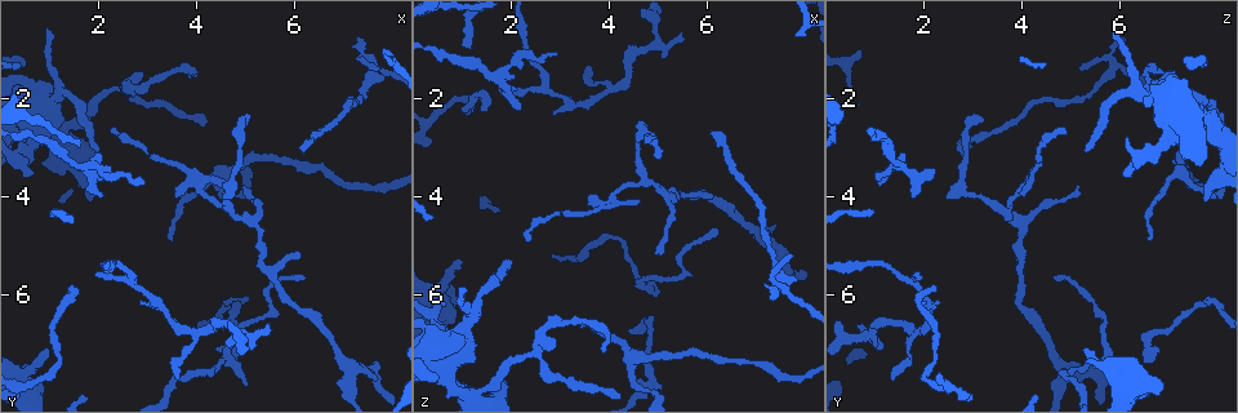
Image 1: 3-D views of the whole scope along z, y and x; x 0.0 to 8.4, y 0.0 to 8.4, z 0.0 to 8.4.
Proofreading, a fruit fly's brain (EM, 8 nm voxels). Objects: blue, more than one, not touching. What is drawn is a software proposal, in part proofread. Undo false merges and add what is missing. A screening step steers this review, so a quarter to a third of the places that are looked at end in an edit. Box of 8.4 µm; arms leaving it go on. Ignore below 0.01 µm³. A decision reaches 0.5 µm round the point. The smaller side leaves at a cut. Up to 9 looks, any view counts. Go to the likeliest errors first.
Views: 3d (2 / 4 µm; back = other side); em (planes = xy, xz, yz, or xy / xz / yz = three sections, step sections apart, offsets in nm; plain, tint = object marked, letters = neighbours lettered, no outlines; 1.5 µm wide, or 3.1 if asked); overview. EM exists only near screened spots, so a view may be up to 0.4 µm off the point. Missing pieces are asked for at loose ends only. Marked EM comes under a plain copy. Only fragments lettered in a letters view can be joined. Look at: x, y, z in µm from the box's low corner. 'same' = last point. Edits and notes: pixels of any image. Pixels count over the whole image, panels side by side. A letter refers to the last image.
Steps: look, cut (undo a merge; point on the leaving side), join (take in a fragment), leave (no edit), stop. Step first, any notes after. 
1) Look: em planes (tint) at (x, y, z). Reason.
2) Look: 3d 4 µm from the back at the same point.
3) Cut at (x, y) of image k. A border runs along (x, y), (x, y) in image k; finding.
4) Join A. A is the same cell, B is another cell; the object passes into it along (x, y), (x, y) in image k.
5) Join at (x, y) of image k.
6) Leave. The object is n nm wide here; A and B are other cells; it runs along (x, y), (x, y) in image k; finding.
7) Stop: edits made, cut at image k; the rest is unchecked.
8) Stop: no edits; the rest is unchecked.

Look: 3d 4 µm at (2.10, 3.95, 1.80). Branch stops here.

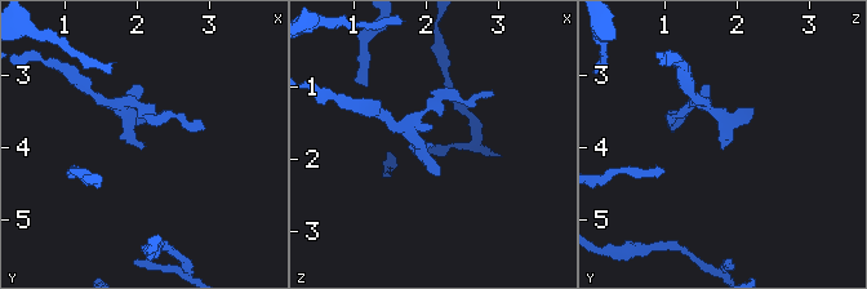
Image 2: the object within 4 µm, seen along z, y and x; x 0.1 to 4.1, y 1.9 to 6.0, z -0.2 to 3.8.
Look: em planes (letters) at (2.10, 4.00, 1.85).

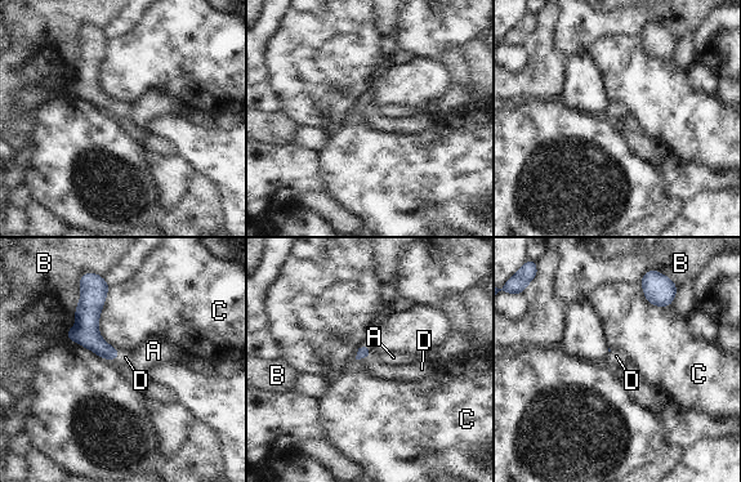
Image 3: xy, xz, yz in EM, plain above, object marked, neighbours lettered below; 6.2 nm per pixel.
Join D. D is the same cell, A, B and C are other cells; the cell continues.

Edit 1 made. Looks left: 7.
Look: 3d 4 µm from the back at (6.15, 5.15, 4.00). Tapers out.

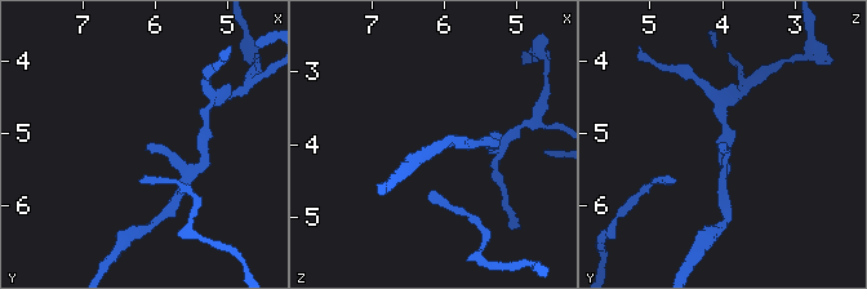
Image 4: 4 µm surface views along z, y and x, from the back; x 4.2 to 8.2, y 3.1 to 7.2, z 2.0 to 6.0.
Look: em yz step 8 (tint) at (6.10, 5.15, 4.00).

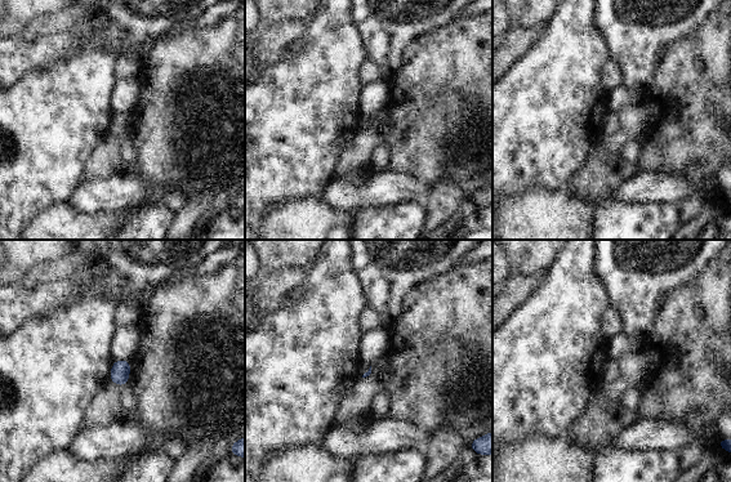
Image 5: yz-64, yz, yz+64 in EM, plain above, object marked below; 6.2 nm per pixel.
Look: em planes (letters) at the same point. Another direction.

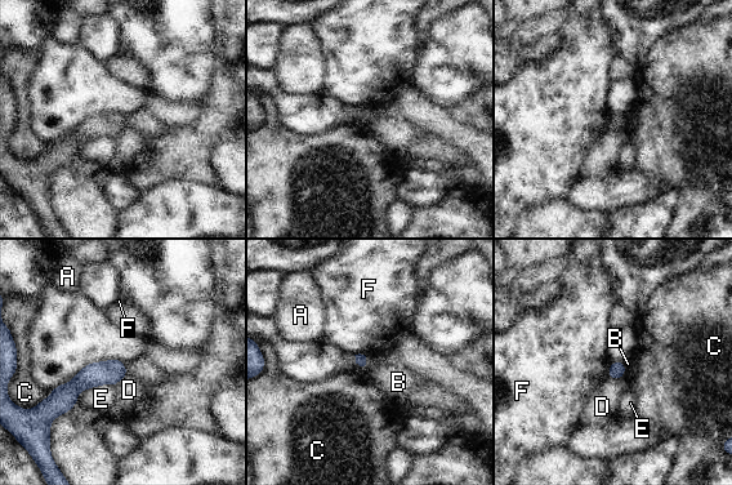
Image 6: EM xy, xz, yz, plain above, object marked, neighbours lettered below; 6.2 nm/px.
Leave. A, B, C, D, E and F are other cells; it runs along (121, 366), (80, 381), (57, 403) in image 6; no lettered fragment goes on from it.

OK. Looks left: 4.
Look: 3d 2 µm at (7.25, 0.80, 6.10). Branch stops here.

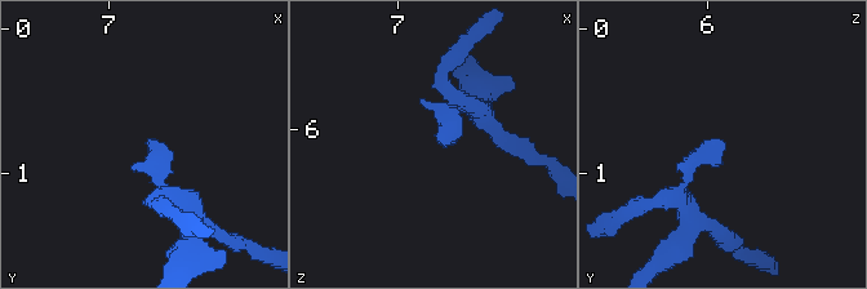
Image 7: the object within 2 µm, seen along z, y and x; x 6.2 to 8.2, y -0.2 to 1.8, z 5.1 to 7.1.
Look: em planes (letters) at (7.28, 0.80, 6.08). Shape alone is not enough.

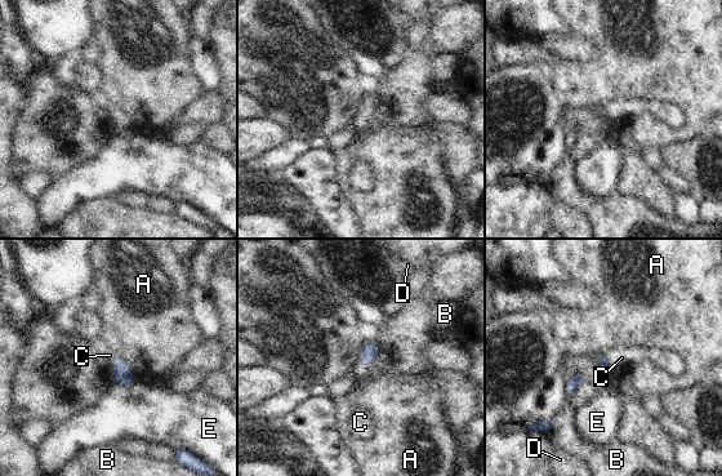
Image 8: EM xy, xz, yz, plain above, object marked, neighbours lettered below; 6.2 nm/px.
Join C. C is the same cell, A, B, D and E are other cells; the object passes into it along (370, 350), (364, 364), (359, 370) in image 8; it goes on there.

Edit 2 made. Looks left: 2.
Look: em planes (letters) at (0.65, 3.05, 6.80). Thick turns thin.

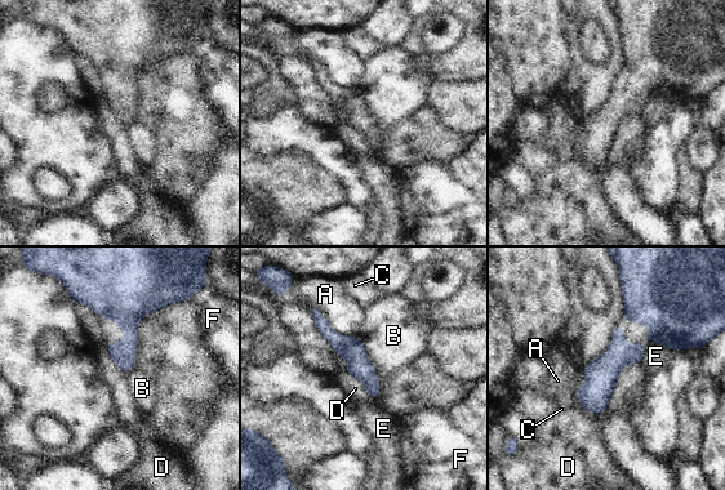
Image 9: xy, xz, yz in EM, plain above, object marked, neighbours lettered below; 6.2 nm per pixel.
Leave. The longest contact is with D, 480 nm; A, B, C, D, E and F are other cells; a border runs along (363, 343), (379, 386) in image 9; one cell here.

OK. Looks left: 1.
Stop: edits made, join at image 3, join at image 8; the rest is unchecked.

